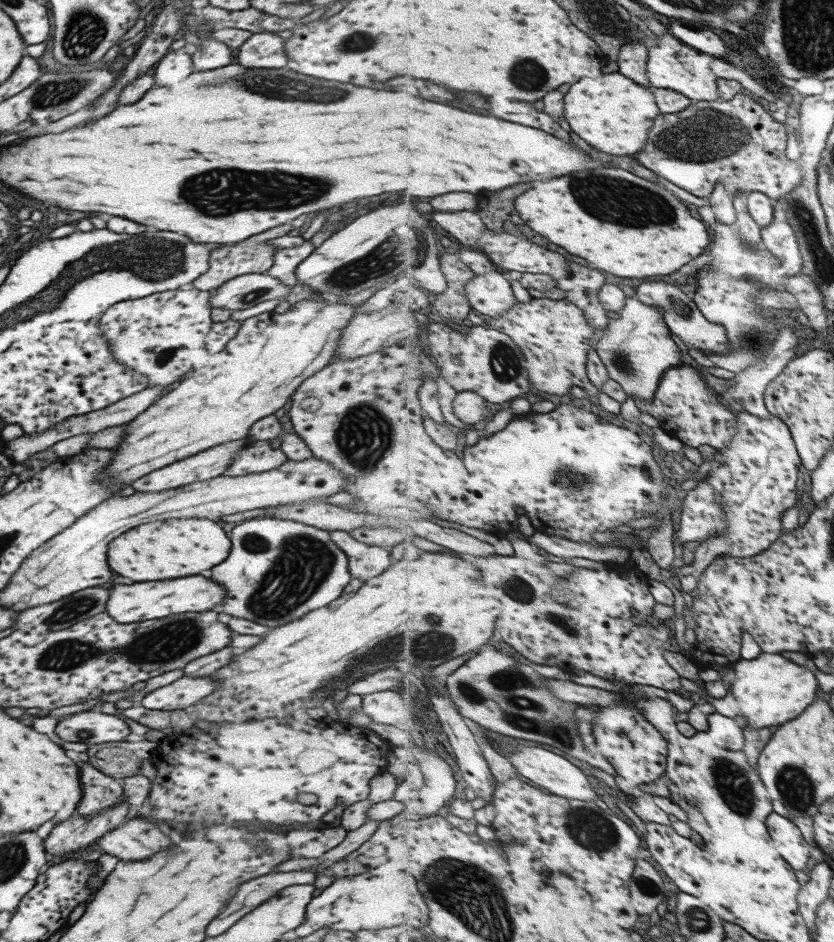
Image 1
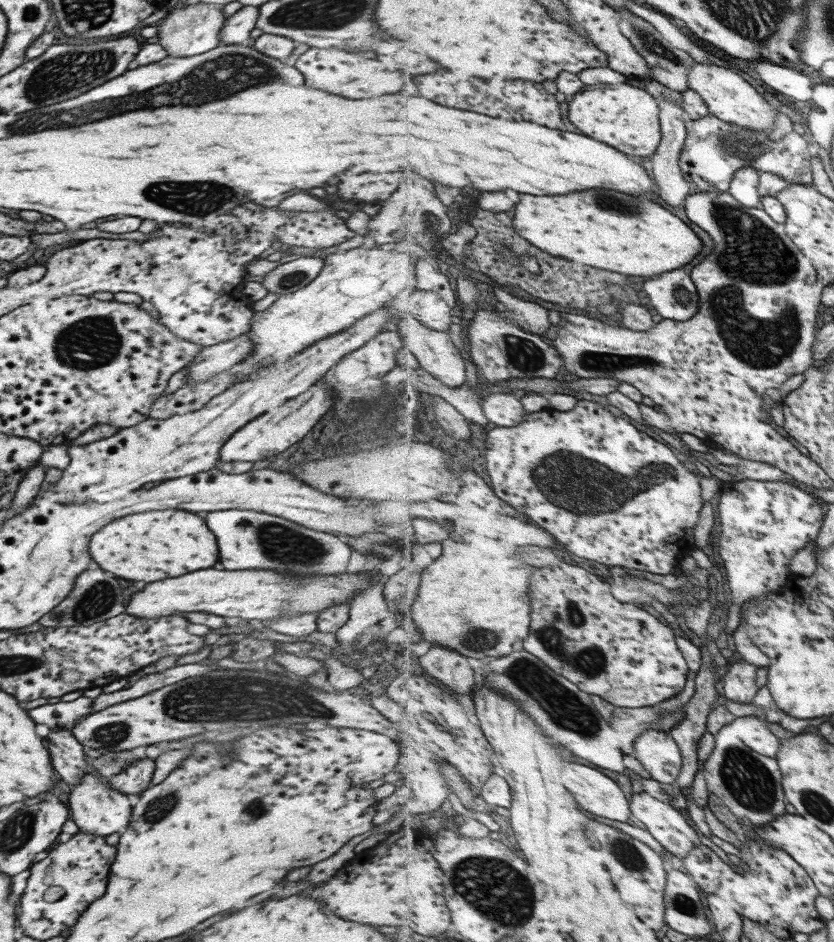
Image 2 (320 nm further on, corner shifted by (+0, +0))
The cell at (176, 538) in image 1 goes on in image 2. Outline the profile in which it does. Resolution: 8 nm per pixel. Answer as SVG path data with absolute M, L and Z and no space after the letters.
M161 510L123 516L105 524L99 534L91 535L89 556L101 570L107 570L125 580L157 582L175 578L193 570L211 568L217 562L217 546L203 520L191 512Z

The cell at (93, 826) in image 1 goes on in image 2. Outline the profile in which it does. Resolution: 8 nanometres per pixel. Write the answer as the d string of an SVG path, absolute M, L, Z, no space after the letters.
M144 757L127 762L120 773L107 778L111 790L127 796L128 794L140 795L149 787L149 781L154 771L154 761Z

